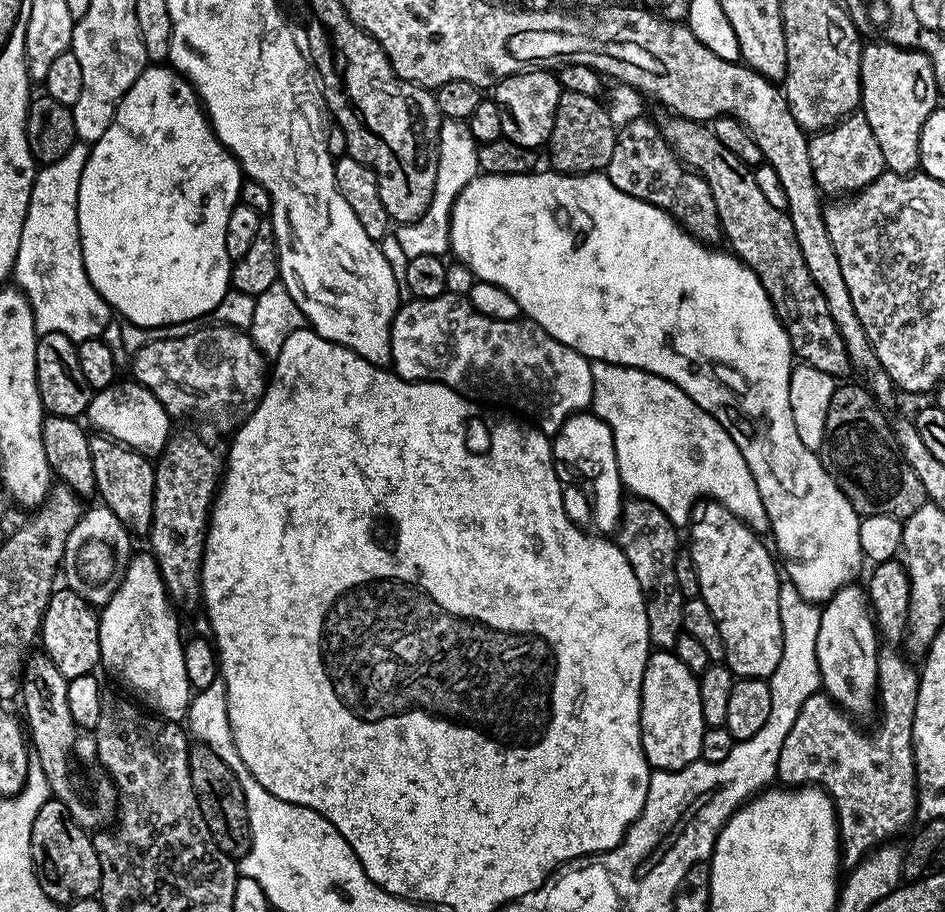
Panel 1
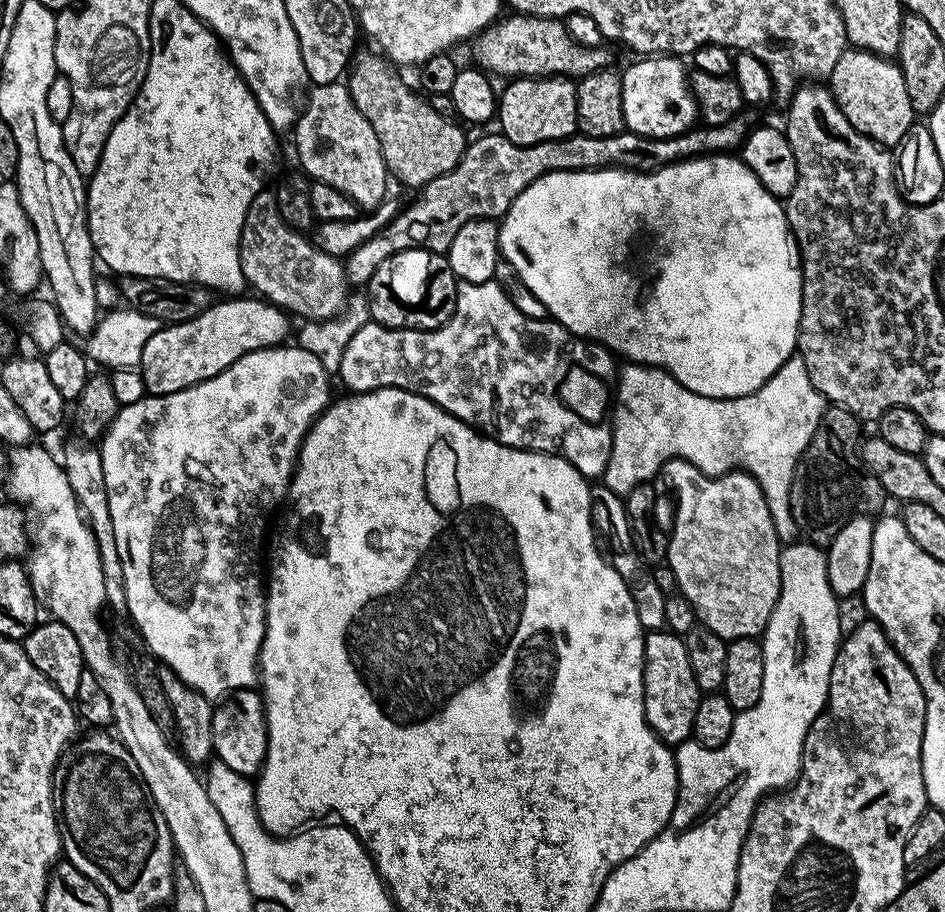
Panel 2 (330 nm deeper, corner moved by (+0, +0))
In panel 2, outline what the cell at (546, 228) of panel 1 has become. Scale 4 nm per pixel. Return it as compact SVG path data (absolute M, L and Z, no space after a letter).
M713 154L710 156L695 156L693 160L680 160L676 164L667 164L665 168L658 168L654 172L630 172L626 168L617 167L593 168L590 172L551 172L545 176L539 176L530 186L526 186L526 190L522 190L522 194L518 194L518 198L514 198L514 202L508 207L507 214L499 221L499 225L501 257L508 260L510 266L514 266L518 278L522 278L522 282L526 282L526 286L530 286L534 298L538 298L538 302L542 302L542 306L546 306L551 319L567 328L573 336L602 344L605 348L615 353L617 357L623 358L625 356L623 358L625 361L633 364L649 364L652 368L663 368L678 383L686 386L686 390L694 390L694 394L702 394L706 398L718 398L719 400L733 400L739 396L754 394L754 390L761 388L797 351L796 336L800 332L802 282L804 281L802 260L798 255L798 249L788 227L788 214L785 205L777 197L772 196L770 190L766 190L766 186L762 186L762 182L758 182L758 178L754 178L754 174L744 165L739 155Z

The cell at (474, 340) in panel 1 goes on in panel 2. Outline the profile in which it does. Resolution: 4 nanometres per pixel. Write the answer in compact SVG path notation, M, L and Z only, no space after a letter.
M495 279L481 284L457 283L454 314L443 326L431 328L429 332L423 332L417 328L387 328L375 322L364 324L362 330L358 330L358 334L354 334L354 338L350 338L350 346L346 346L346 354L342 354L342 366L338 373L338 379L348 387L345 389L349 393L373 392L379 388L401 388L407 392L425 396L430 402L434 402L442 410L446 410L454 418L461 420L463 424L471 424L483 435L492 437L500 444L511 448L525 448L528 452L551 452L553 456L560 456L566 462L570 462L570 466L574 466L585 478L603 477L606 466L610 462L612 409L618 379L617 357L602 344L573 336L567 328L557 324L551 318L547 320L526 318L526 314L522 314L522 310L518 310L514 306L514 302L510 302L510 298Z

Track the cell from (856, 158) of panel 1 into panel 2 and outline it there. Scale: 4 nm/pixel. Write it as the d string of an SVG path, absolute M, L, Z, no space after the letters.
M849 46L834 66L830 87L836 105L842 114L846 114L854 130L881 146L899 146L904 143L904 135L910 131L918 115L911 108L903 70L895 59L875 56L865 48Z

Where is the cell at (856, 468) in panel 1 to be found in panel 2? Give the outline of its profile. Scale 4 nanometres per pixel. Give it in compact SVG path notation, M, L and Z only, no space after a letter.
M825 407L818 422L818 430L814 430L814 438L810 438L806 450L796 463L790 486L790 510L794 514L797 529L803 535L805 532L808 535L805 537L813 544L831 544L841 524L854 516L871 517L872 512L879 513L879 508L886 501L882 482L874 478L860 457L860 427L861 421L847 408Z

